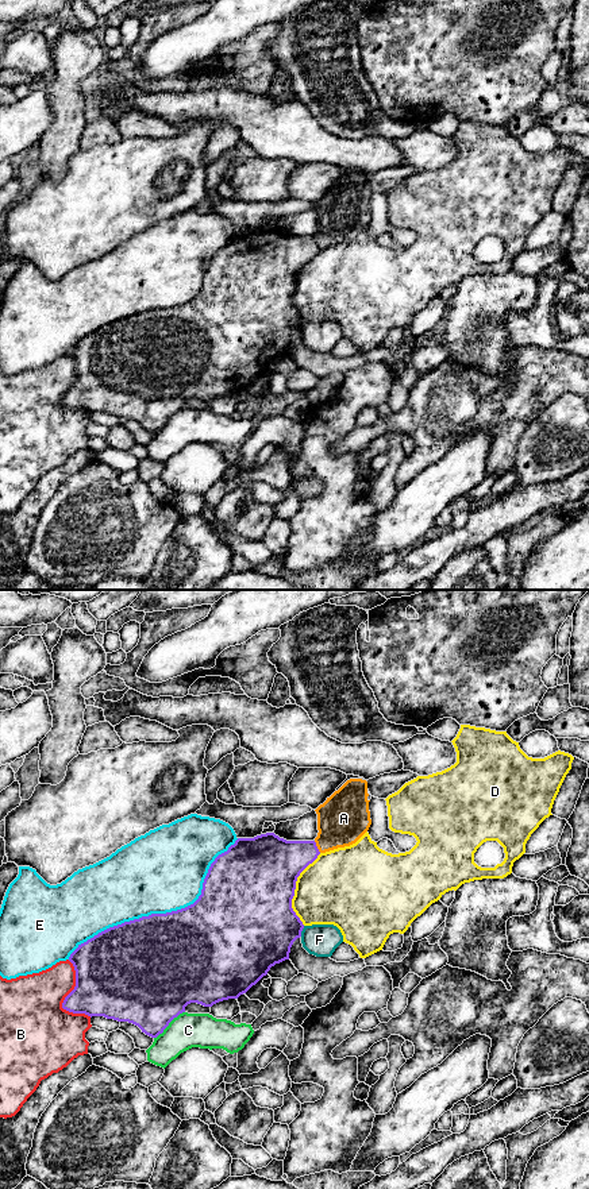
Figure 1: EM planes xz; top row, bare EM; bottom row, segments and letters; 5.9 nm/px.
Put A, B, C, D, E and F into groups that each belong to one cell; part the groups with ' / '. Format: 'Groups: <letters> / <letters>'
Groups: A / B / C / D / E / F

